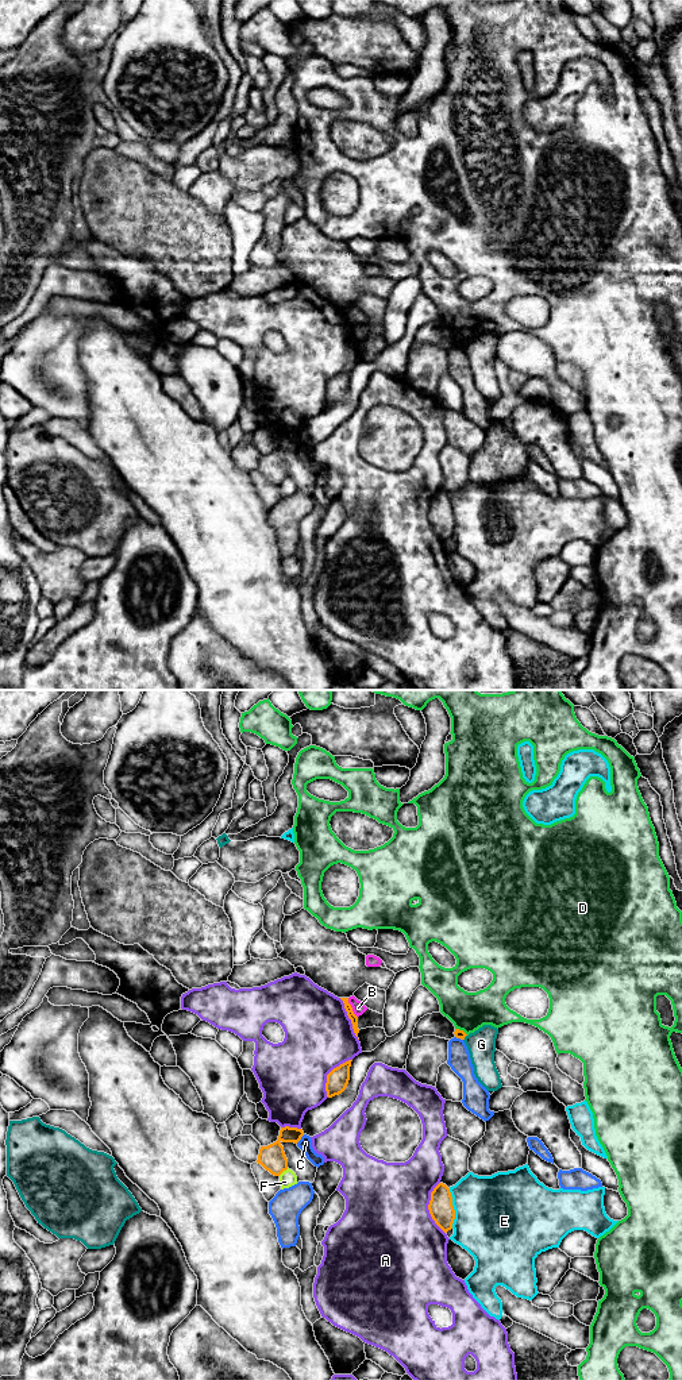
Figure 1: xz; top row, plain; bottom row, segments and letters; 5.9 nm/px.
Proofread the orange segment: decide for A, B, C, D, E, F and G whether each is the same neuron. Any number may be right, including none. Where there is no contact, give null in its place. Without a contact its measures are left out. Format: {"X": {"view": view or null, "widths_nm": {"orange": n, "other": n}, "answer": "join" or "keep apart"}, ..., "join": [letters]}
{"A": {"view": "xz", "widths_nm": {"orange": 150, "other": 500}, "answer": "keep apart"}, "B": {"view": "xz", "widths_nm": {"orange": 50, "other": 80}, "answer": "keep apart"}, "C": {"view": "xz", "widths_nm": {"orange": 160, "other": 80}, "answer": "keep apart"}, "D": {"view": "xz", "widths_nm": {"orange": 50, "other": 240}, "answer": "keep apart"}, "E": {"view": "xz", "widths_nm": {"orange": 150, "other": 460}, "answer": "keep apart"}, "F": {"view": "xz", "widths_nm": {"orange": 160, "other": 100}, "answer": "keep apart"}, "G": {"view": "xz", "widths_nm": {"orange": 50, "other": 170}, "answer": "keep apart"}, "join": []}

